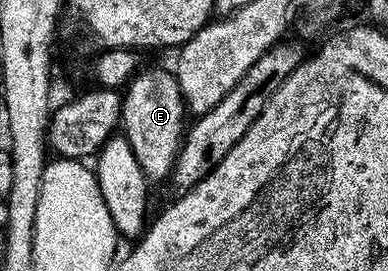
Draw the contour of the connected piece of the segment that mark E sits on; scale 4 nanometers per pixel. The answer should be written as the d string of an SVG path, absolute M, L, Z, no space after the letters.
M146 69L130 78L122 93L122 124L124 136L132 147L142 170L151 182L165 182L174 172L174 161L182 150L188 129L188 110L173 72L166 69Z

